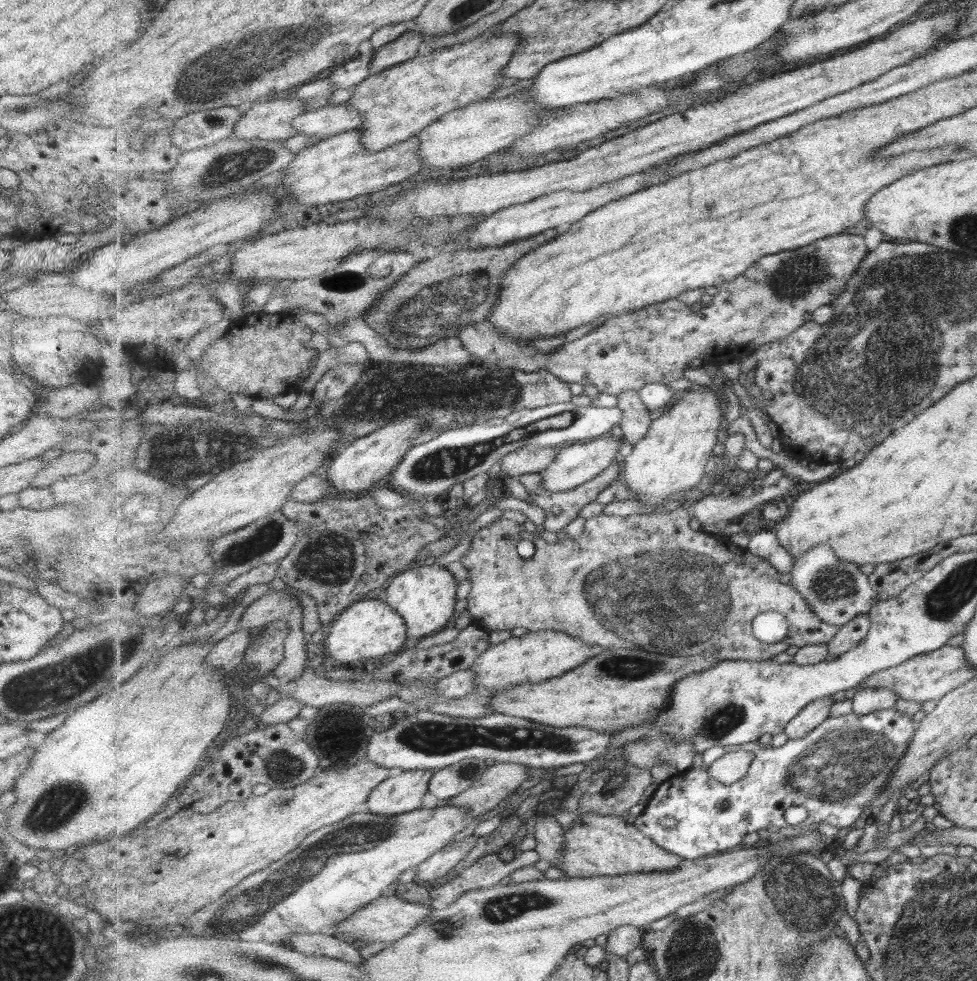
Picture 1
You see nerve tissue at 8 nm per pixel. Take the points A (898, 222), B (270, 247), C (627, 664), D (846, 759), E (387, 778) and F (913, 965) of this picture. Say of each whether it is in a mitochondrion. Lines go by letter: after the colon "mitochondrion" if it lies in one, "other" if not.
A: other
B: other
C: mitochondrion
D: mitochondrion
E: other
F: mitochondrion

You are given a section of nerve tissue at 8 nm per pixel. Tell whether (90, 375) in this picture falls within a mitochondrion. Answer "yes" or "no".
no

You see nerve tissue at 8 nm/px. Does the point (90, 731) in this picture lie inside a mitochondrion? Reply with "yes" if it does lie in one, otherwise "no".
no

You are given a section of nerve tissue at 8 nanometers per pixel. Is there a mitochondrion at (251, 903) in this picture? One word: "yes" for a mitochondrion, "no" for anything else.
yes

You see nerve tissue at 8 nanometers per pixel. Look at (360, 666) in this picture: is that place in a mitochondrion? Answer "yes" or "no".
no

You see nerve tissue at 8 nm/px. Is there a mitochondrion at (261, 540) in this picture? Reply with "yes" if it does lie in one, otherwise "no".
yes

